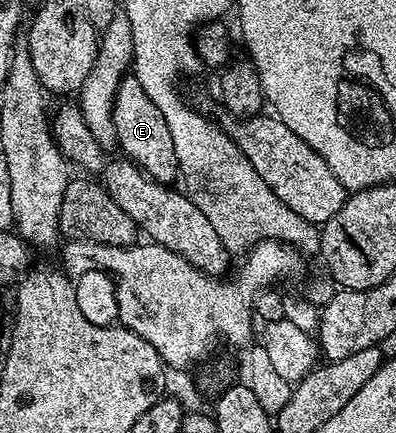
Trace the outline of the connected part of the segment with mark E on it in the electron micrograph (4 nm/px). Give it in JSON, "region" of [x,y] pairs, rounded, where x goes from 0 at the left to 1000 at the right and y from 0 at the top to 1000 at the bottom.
{"region":[[[328,171],[308,185],[285,238],[285,279],[295,309],[293,339],[308,342],[313,358],[333,370],[369,406],[419,430],[449,413],[452,390],[442,365],[442,328],[432,319],[432,298],[412,275],[402,245],[371,226],[371,208],[351,199],[343,176]]]}

